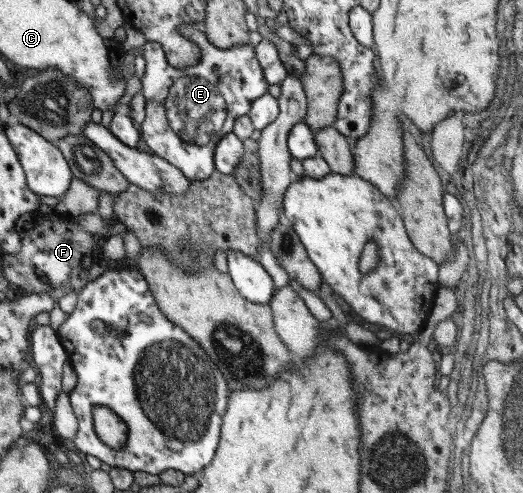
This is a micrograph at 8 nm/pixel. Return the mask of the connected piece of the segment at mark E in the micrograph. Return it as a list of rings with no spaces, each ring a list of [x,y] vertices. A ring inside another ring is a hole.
[[[181,23],[180,35],[195,43],[199,60],[193,67],[182,69],[171,66],[164,58],[162,46],[146,41],[141,47],[145,61],[141,78],[145,116],[138,125],[141,140],[154,156],[161,157],[189,181],[210,178],[214,172],[214,147],[220,137],[233,129],[234,121],[248,113],[254,99],[267,93],[268,84],[248,43],[218,49],[205,36],[202,24]]]

